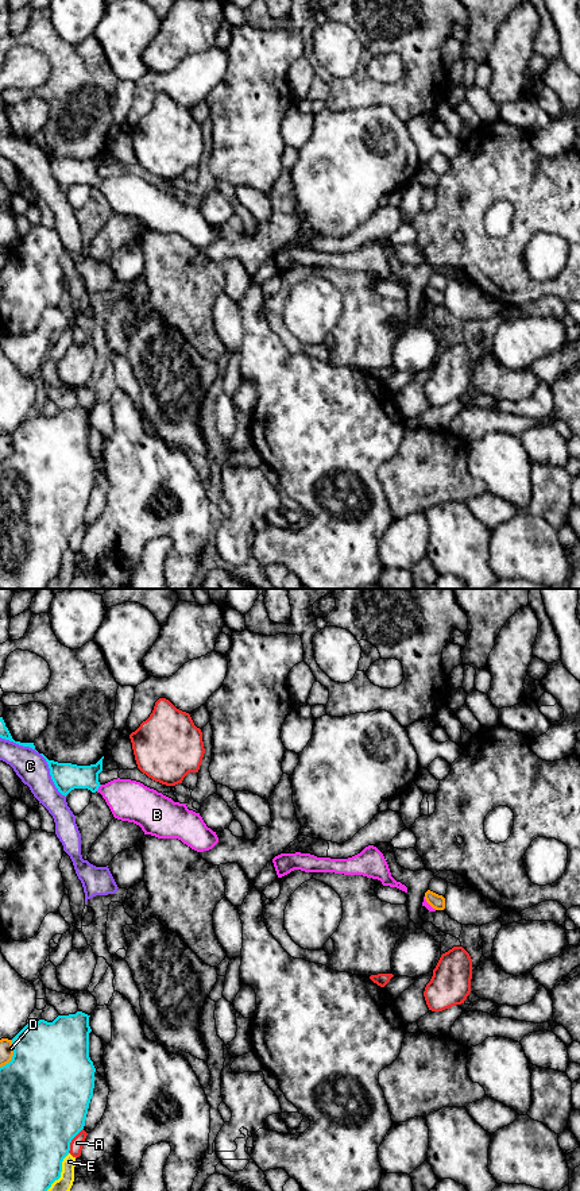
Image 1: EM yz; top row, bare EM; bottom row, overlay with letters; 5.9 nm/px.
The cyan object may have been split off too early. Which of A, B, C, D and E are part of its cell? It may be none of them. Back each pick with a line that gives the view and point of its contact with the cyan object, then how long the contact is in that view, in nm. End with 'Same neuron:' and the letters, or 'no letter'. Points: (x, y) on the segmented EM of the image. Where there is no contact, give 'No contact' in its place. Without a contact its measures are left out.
B: Touches cyan at yz (99, 786). Shared border 50 nm
Same neuron: B

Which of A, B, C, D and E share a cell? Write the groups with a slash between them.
A / B / C / D / E

